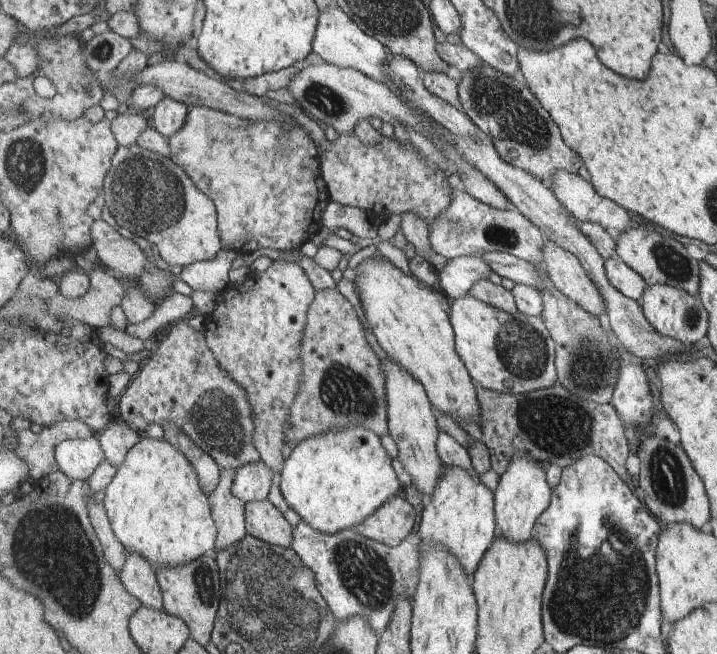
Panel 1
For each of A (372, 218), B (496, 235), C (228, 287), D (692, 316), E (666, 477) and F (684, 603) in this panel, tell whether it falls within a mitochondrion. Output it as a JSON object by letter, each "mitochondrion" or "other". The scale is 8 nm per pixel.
{"A":"other","B":"mitochondrion","C":"other","D":"mitochondrion","E":"mitochondrion","F":"other"}

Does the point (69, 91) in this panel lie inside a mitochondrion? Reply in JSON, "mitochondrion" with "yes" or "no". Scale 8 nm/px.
{"mitochondrion":"yes"}

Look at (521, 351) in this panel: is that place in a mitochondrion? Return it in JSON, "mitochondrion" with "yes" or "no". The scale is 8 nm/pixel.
{"mitochondrion":"yes"}

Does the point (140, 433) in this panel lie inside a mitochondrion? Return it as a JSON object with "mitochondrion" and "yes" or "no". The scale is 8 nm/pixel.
{"mitochondrion":"no"}

